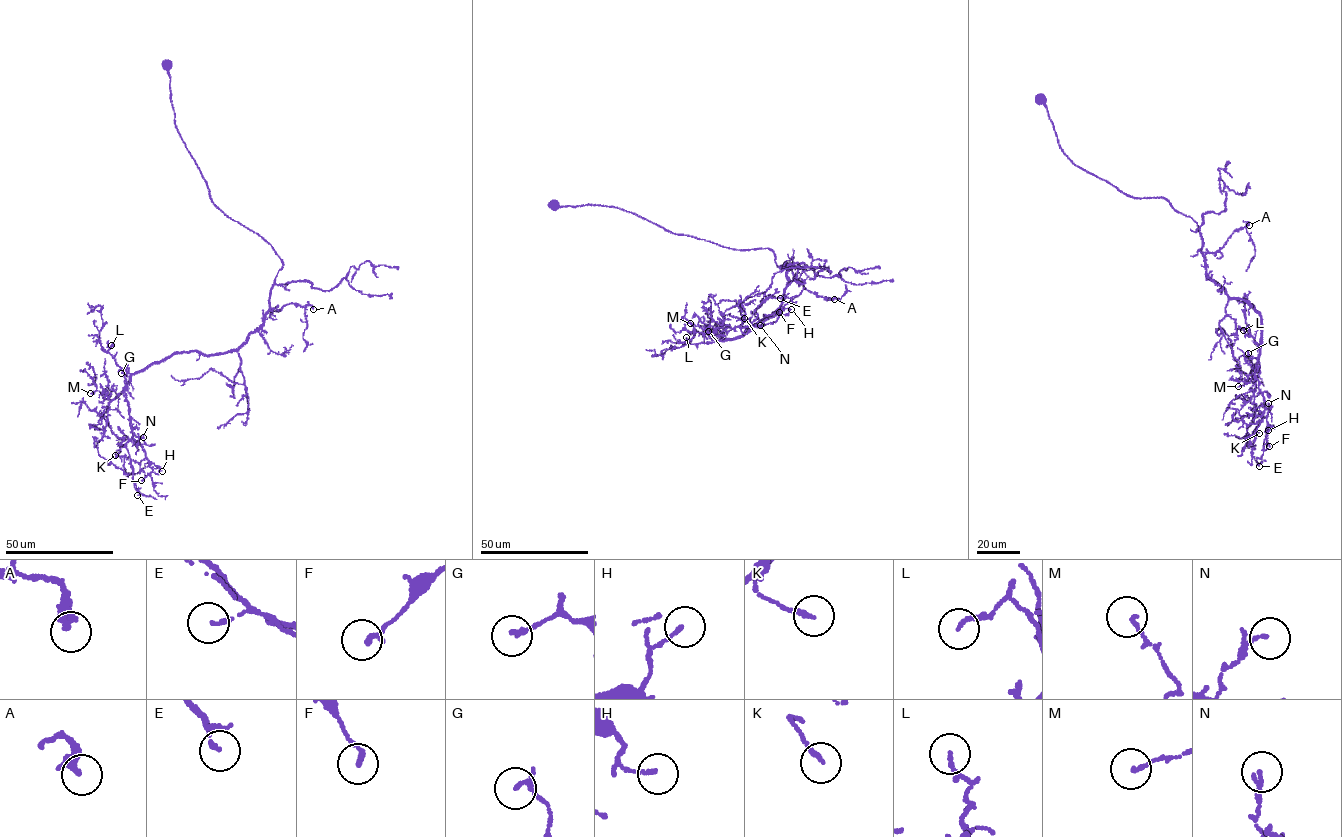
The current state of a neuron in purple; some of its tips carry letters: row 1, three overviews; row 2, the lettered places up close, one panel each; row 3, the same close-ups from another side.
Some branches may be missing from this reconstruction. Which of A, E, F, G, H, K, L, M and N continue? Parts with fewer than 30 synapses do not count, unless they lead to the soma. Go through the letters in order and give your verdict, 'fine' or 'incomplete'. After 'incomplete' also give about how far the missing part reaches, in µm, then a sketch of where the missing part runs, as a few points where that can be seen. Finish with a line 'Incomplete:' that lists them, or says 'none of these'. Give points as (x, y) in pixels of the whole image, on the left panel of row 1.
A: fine
E: fine
F: fine
G: fine
H: fine
K: fine
L: fine
M: fine
N: fine
Incomplete: none of these

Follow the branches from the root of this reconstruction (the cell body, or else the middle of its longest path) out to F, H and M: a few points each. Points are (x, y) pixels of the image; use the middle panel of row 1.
F: (555, 205), (612, 206), (677, 234), (768, 248), (777, 266), (790, 263), (782, 305), (720, 339), (779, 312)
H: (555, 205), (613, 206), (790, 263), (782, 305), (721, 340), (791, 309)
M: (555, 205), (613, 206), (790, 263), (782, 305), (741, 335), (721, 340), (690, 323)

